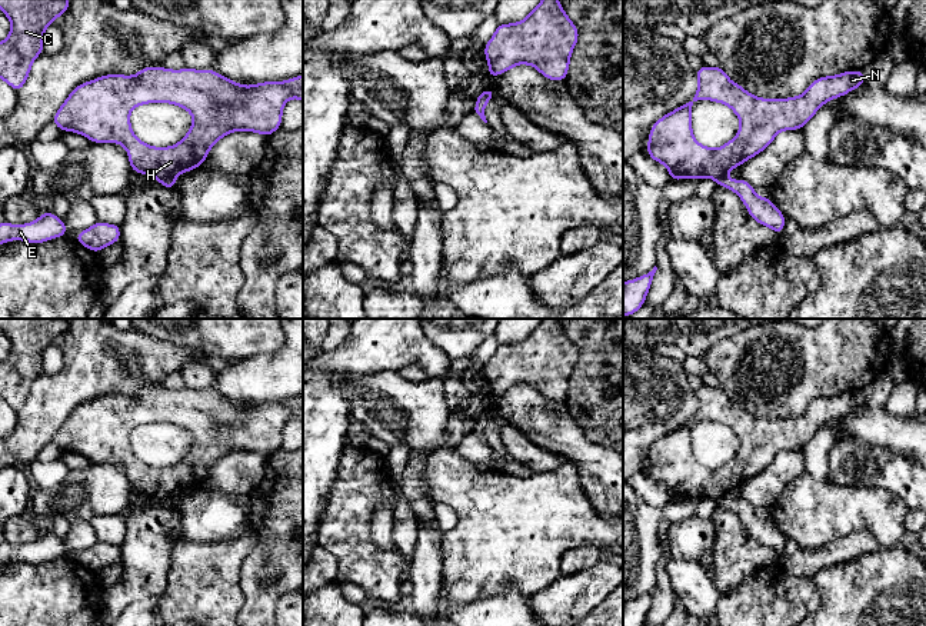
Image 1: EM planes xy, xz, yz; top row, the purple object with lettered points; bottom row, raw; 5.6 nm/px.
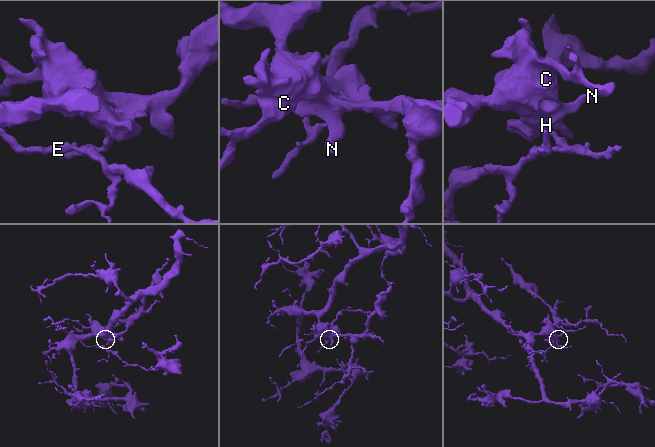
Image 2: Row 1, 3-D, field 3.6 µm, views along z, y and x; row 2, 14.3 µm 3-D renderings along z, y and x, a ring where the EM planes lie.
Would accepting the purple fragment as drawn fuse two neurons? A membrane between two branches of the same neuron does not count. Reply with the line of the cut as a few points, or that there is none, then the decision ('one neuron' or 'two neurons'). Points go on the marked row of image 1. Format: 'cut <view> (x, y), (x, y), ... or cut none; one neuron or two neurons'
cut xy (175, 176), (159, 180); two neurons

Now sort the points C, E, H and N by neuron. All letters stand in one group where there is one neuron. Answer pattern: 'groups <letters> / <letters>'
groups C H N / E

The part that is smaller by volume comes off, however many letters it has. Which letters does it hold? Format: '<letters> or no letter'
E

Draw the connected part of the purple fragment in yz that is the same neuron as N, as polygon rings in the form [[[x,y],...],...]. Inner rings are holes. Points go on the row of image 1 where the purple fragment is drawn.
[[[703,66],[694,73],[699,80],[694,96],[654,121],[649,133],[647,154],[667,167],[670,180],[720,180],[729,170],[763,151],[777,133],[803,129],[820,106],[866,80],[863,70],[843,71],[816,79],[797,97],[760,99],[732,83],[722,67]],[[697,100],[729,106],[740,120],[736,137],[717,149],[697,143],[692,130],[692,106]]]

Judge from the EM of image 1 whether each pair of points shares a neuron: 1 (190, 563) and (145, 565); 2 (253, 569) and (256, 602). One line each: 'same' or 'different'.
1: different
2: same

